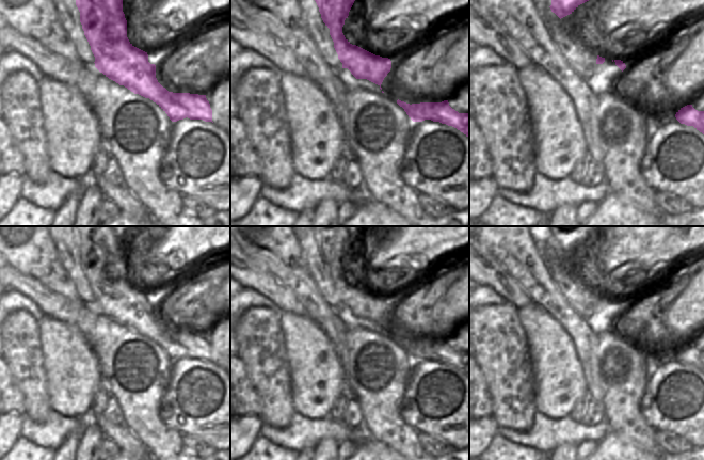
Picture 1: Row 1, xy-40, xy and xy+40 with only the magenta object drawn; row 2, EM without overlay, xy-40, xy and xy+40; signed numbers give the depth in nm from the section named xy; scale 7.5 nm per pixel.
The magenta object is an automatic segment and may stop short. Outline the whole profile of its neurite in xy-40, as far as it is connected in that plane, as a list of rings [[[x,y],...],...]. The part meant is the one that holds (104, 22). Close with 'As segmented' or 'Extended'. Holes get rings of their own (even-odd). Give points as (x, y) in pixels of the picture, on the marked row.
[[[76,0],[76,5],[100,73],[156,102],[172,122],[186,117],[212,122],[206,95],[169,92],[158,82],[156,65],[148,62],[147,52],[134,47],[127,37],[123,0]]]. As segmented

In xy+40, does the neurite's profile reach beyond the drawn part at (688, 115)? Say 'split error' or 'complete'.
complete

